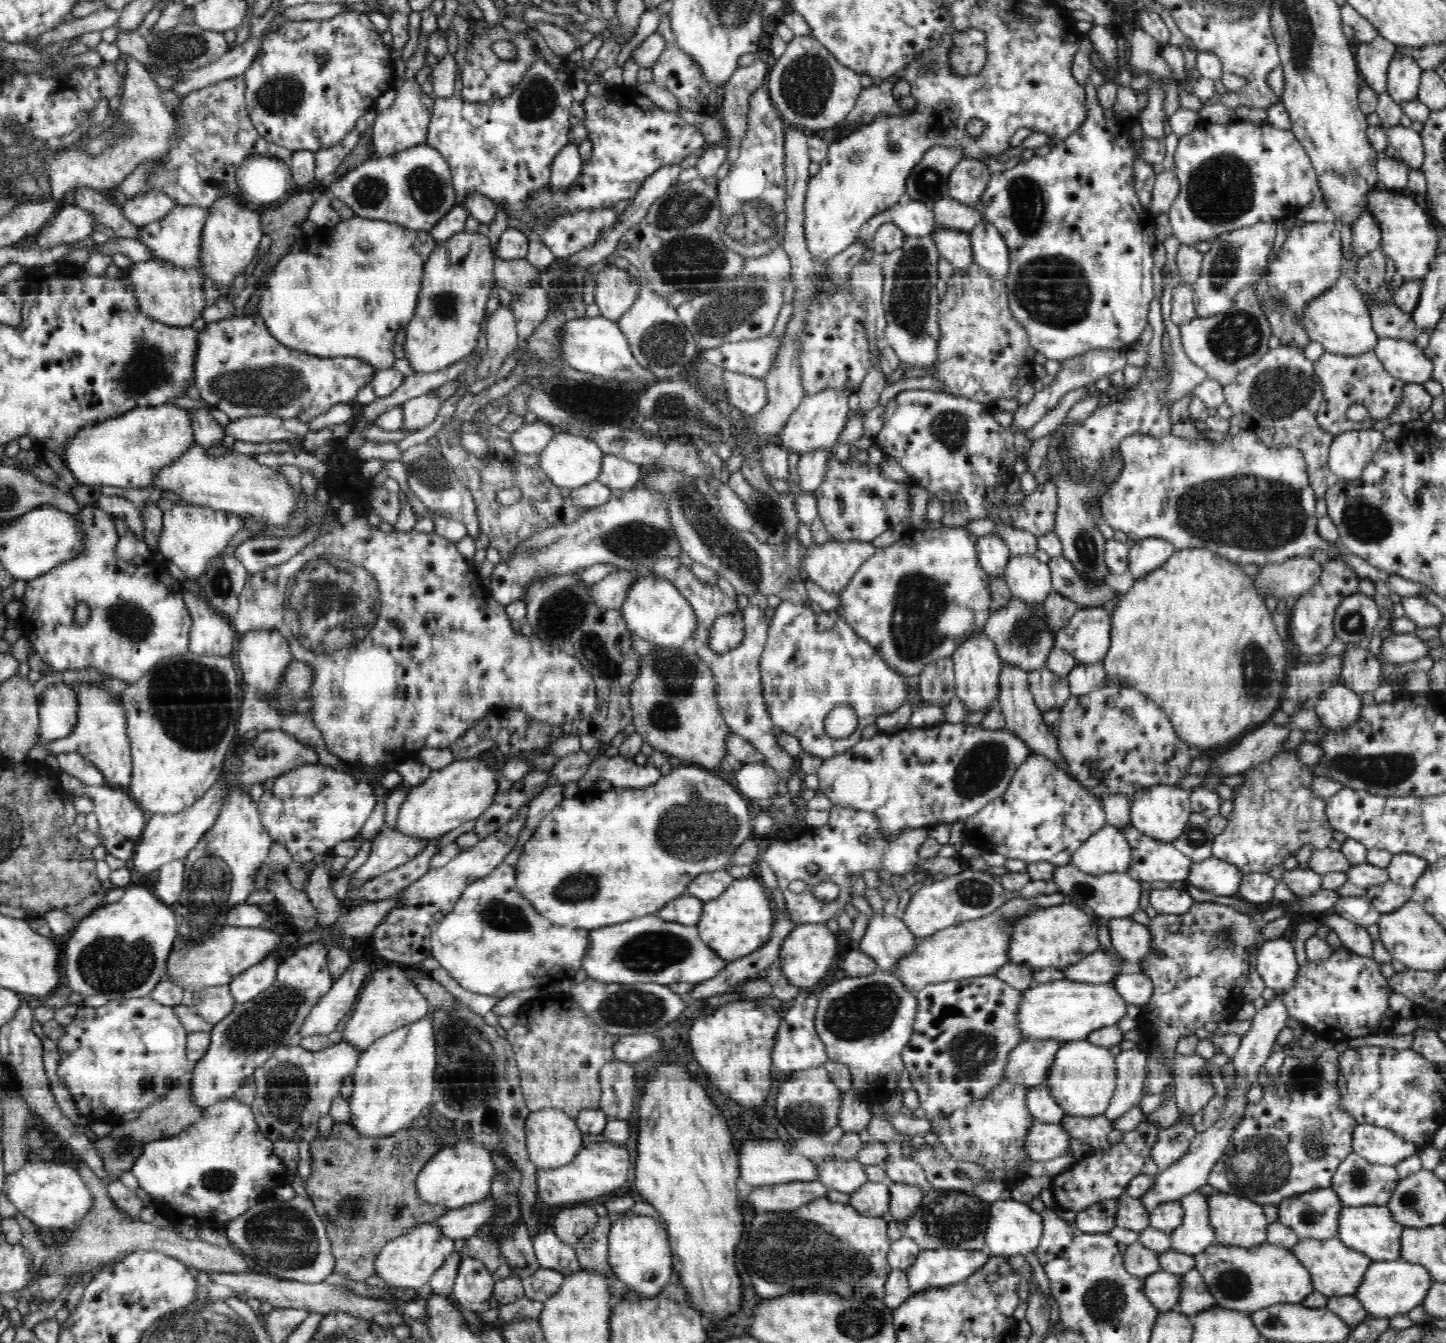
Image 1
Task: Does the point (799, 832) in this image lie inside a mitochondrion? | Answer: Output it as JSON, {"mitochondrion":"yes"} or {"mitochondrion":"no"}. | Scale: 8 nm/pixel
{"mitochondrion":"no"}

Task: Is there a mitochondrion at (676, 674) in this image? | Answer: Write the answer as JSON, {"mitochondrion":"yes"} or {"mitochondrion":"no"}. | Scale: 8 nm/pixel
{"mitochondrion":"yes"}

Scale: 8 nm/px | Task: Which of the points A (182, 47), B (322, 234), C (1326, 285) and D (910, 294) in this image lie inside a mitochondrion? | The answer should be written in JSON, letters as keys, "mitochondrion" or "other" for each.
{"A":"mitochondrion","B":"other","C":"other","D":"mitochondrion"}

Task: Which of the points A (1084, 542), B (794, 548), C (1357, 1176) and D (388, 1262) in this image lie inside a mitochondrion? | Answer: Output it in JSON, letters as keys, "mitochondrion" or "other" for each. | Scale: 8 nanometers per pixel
{"A":"mitochondrion","B":"other","C":"mitochondrion","D":"other"}

